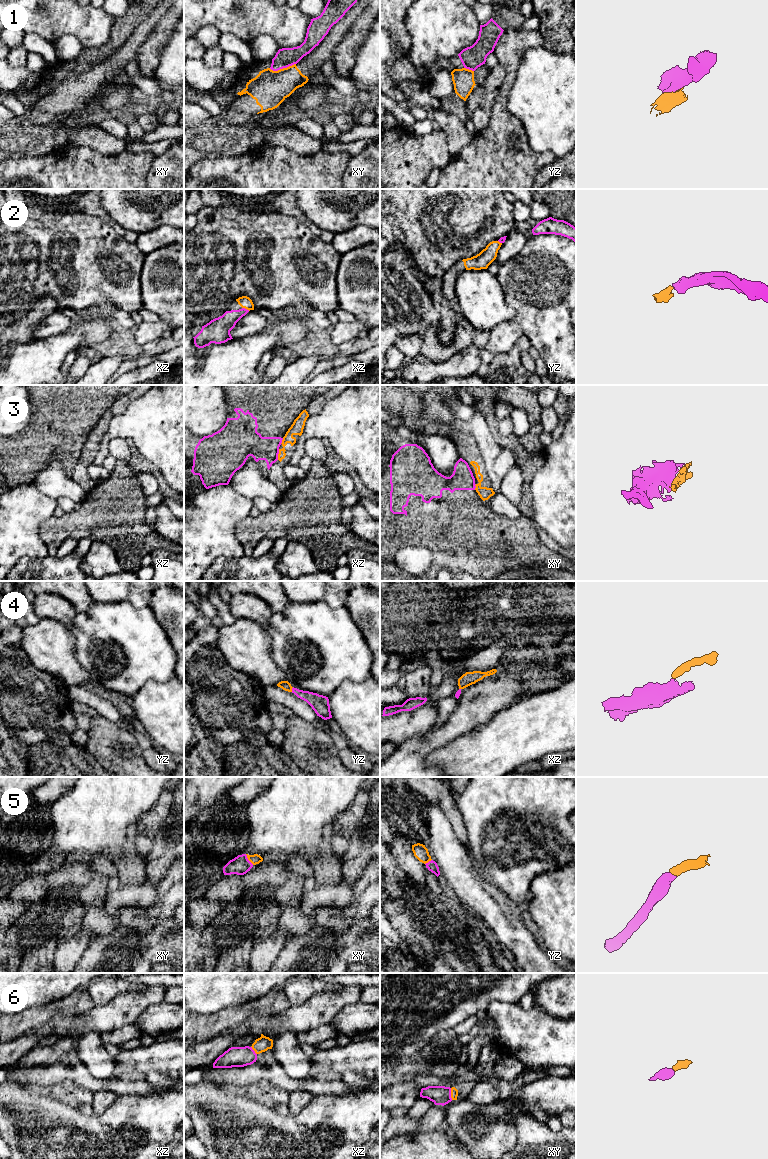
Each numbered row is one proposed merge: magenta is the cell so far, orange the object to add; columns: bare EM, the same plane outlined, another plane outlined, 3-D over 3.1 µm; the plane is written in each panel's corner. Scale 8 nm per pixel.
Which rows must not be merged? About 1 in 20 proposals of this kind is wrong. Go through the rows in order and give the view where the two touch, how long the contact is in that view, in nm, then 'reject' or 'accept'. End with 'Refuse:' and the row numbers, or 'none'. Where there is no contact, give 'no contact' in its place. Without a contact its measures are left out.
1: meets magenta in xy; contact 220 nm long; reject
2: meets magenta in xz; contact 70 nm long; accept
3: meets magenta in xz; contact 90 nm long; reject
4: meets magenta in yz; contact 40 nm long; accept
5: meets magenta in xy; contact 110 nm long; accept
6: meets magenta in xy; contact 100 nm long; accept
Refuse: 1, 3

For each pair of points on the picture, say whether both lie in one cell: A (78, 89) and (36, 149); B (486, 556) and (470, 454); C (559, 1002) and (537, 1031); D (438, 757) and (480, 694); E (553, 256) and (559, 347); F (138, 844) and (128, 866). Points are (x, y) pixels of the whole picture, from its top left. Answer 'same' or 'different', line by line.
A: different
B: different
C: different
D: different
E: same
F: different

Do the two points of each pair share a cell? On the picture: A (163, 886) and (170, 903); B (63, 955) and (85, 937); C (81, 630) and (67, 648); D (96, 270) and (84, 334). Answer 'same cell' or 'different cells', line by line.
A: different cells
B: same cell
C: different cells
D: different cells

